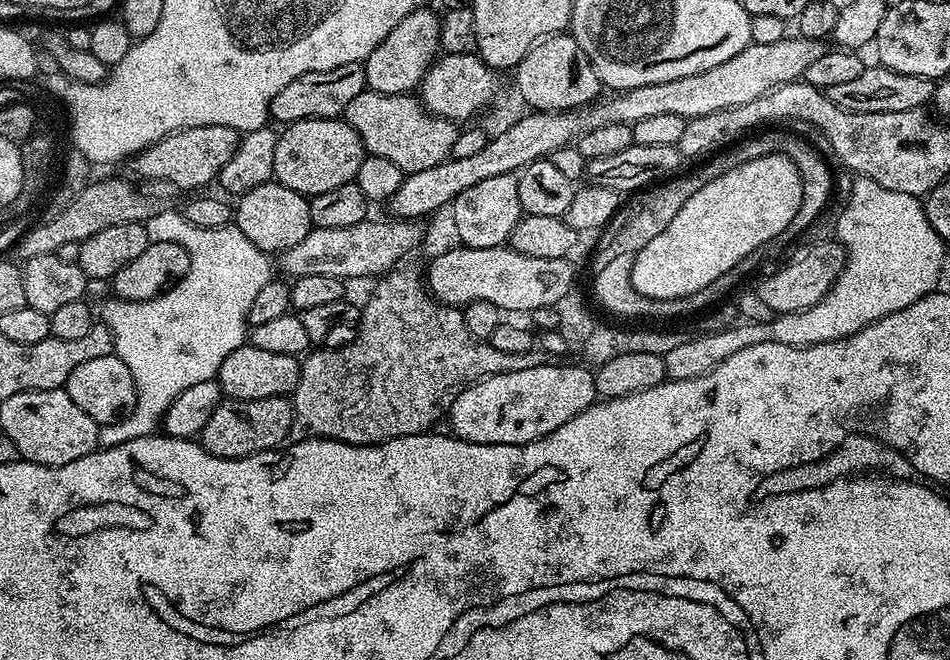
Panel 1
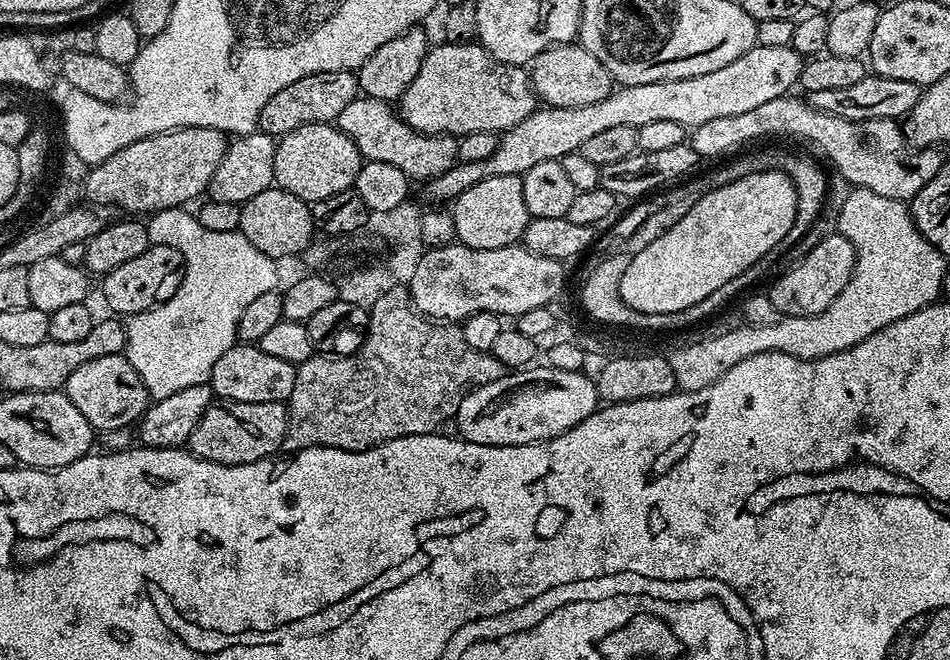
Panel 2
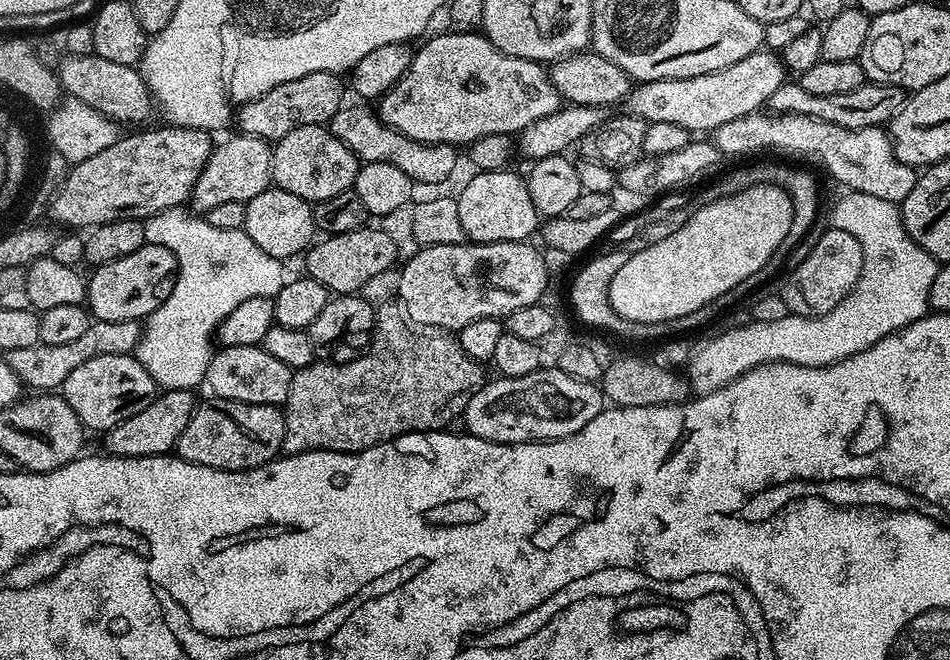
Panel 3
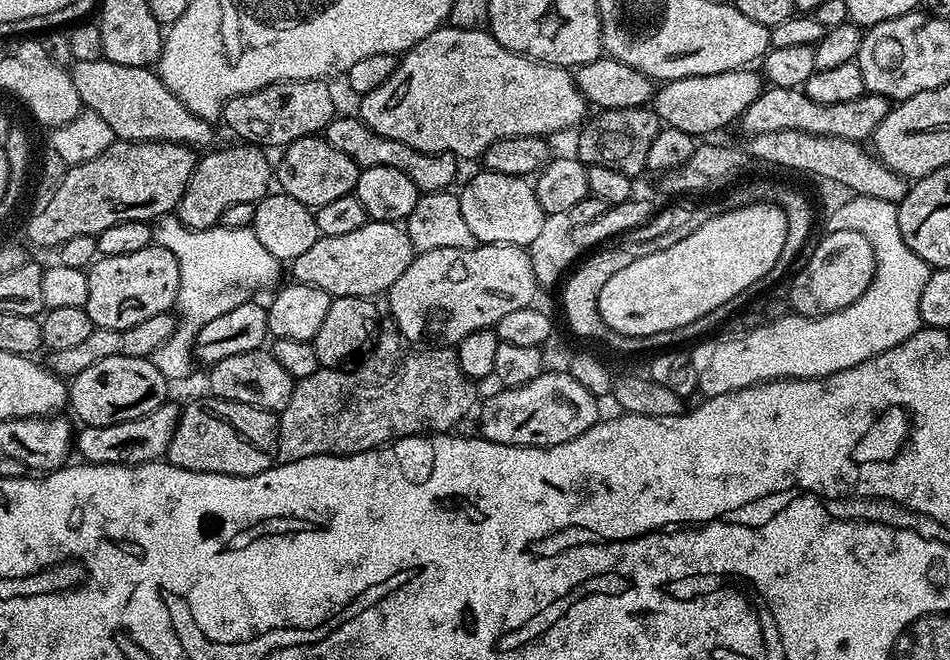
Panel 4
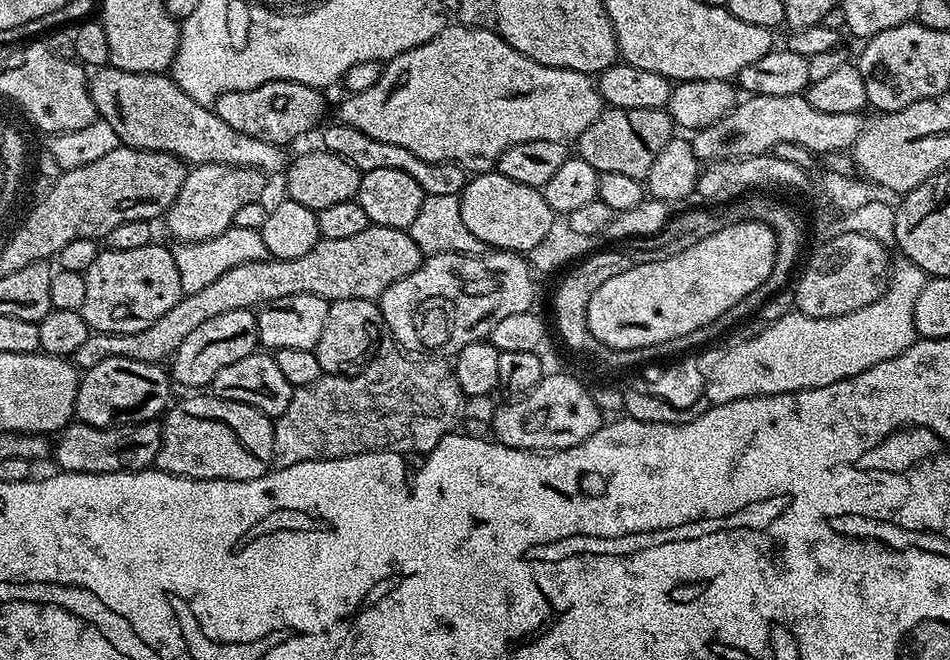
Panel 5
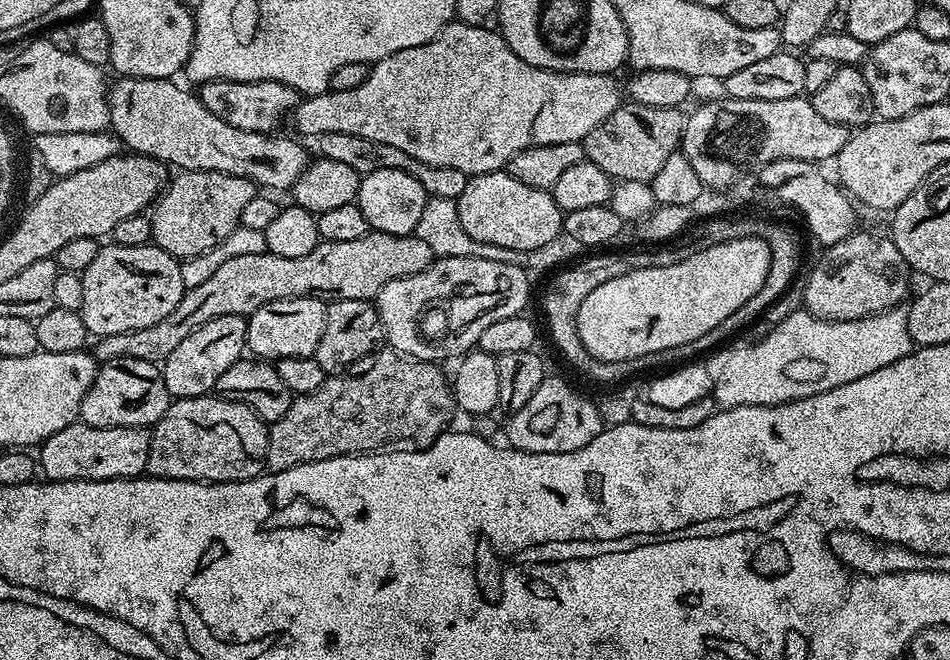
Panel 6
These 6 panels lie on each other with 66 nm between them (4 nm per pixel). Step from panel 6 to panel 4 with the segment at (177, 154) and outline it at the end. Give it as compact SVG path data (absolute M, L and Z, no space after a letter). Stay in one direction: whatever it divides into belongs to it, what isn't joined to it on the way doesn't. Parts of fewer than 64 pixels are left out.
M103 58L96 61L77 60L71 65L74 90L78 90L81 105L87 111L94 113L97 120L106 122L110 126L116 140L161 140L175 144L187 144L193 150L204 150L212 140L213 125L209 121L198 118L198 114L191 112L170 89L162 83L159 75L151 67L118 66L118 62L110 62Z

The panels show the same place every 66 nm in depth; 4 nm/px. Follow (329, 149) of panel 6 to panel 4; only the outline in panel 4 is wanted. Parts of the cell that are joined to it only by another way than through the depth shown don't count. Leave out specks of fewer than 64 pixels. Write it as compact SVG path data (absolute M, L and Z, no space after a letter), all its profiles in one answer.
M337 115L335 120L329 122L327 128L322 133L325 140L334 146L334 150L342 150L346 158L350 158L360 169L370 166L394 166L394 170L402 170L410 182L420 189L421 193L442 192L451 189L452 183L456 180L457 157L449 152L423 152L414 150L402 142L394 142L394 138L386 138L370 126L366 126L355 115Z

